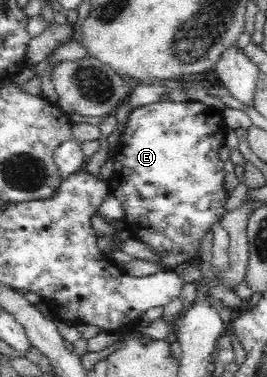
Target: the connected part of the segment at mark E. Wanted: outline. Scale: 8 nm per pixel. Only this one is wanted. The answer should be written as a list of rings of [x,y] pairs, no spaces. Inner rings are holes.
[[[161,100],[136,107],[129,115],[129,121],[127,121],[125,130],[121,133],[117,147],[110,157],[113,162],[113,176],[108,179],[110,193],[113,193],[113,195],[119,199],[119,202],[121,202],[121,206],[125,209],[125,219],[131,219],[129,223],[133,223],[133,225],[127,225],[126,230],[130,233],[132,239],[146,243],[146,247],[151,251],[155,251],[155,253],[159,253],[159,255],[185,251],[185,253],[189,253],[189,259],[191,259],[191,261],[201,261],[199,253],[201,253],[201,239],[203,239],[203,235],[207,235],[207,233],[211,231],[211,225],[213,225],[213,223],[220,223],[221,219],[223,219],[223,215],[226,215],[225,203],[228,199],[224,181],[226,172],[224,171],[224,162],[221,161],[219,157],[219,149],[225,146],[226,135],[229,128],[227,128],[225,119],[223,118],[223,109],[207,106],[195,100],[184,102]]]

